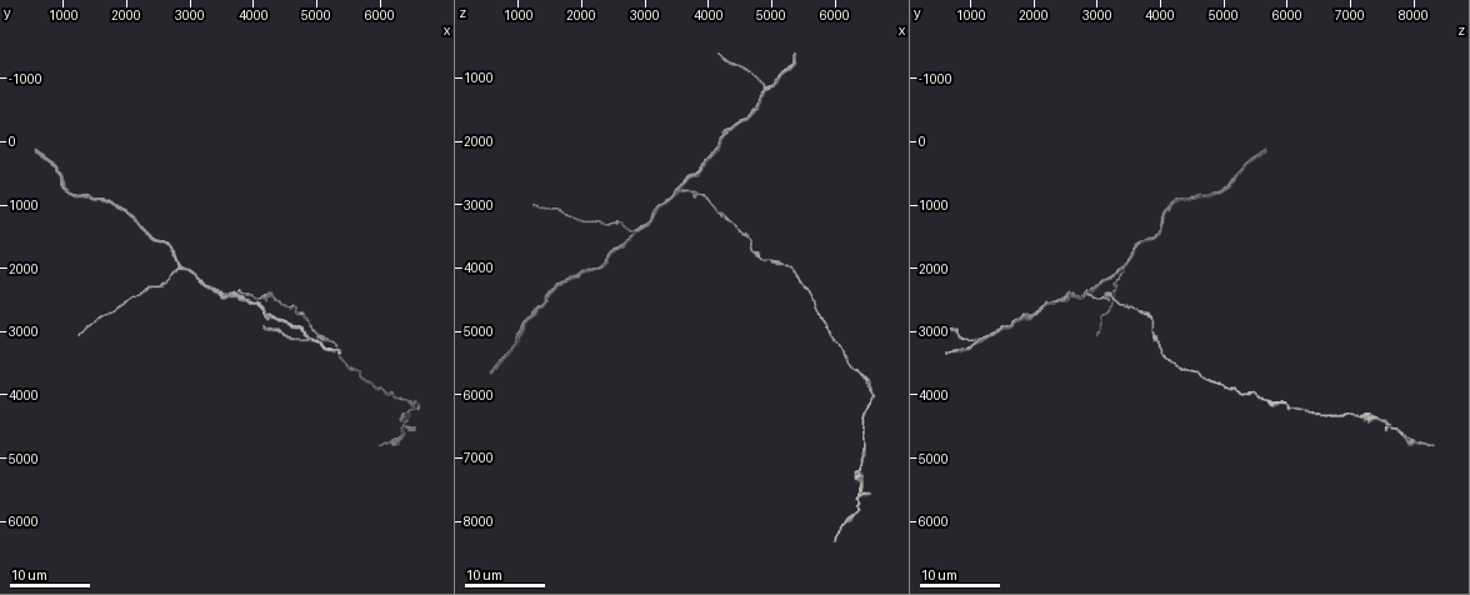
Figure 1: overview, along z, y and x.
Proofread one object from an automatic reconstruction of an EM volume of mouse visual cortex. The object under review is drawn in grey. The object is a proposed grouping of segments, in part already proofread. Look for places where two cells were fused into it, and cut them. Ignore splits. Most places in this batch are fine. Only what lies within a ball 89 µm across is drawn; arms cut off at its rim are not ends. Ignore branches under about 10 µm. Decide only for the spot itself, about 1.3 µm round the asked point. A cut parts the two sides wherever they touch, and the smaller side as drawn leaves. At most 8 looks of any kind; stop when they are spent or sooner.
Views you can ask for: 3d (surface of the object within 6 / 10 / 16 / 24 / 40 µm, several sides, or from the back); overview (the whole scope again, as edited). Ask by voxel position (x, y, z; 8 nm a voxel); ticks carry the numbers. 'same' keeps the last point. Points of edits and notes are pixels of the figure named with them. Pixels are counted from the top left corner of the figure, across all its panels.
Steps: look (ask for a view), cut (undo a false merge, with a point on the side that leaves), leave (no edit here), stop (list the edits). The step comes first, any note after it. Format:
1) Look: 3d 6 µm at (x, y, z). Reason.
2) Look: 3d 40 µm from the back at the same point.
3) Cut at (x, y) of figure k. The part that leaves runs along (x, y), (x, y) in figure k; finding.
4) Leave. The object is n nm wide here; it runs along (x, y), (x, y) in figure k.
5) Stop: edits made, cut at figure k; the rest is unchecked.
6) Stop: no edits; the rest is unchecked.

Look: 3d 24 µm at (5600, 3550, 4450). Thick turns thin.

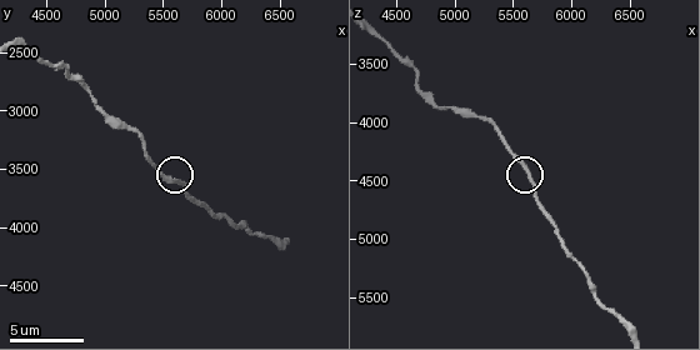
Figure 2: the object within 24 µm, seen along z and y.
Look: 3d 6 µm at (5620, 3620, 4420).

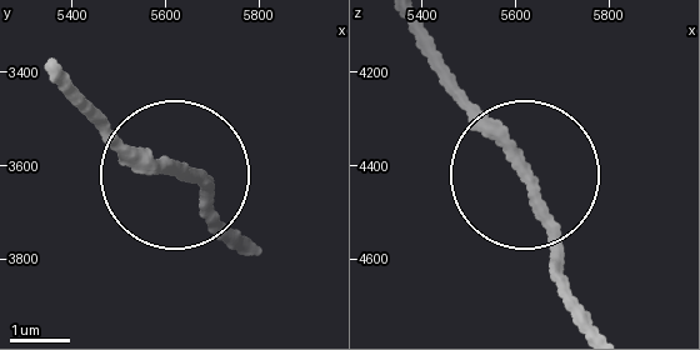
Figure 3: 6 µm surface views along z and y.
Leave. It runs along (54, 68), (143, 158), (188, 173), (238, 236) in figure 3; one cell here.

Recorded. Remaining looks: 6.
Look: 3d 10 µm at (5240, 3160, 3980). Sudden change in width.

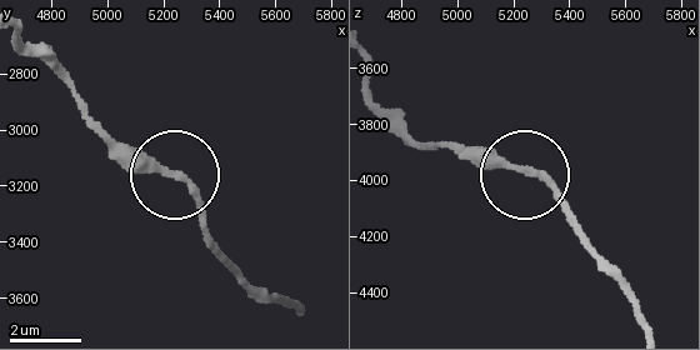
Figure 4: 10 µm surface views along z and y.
Look: 3d 6 µm at (5230, 3150, 3970).

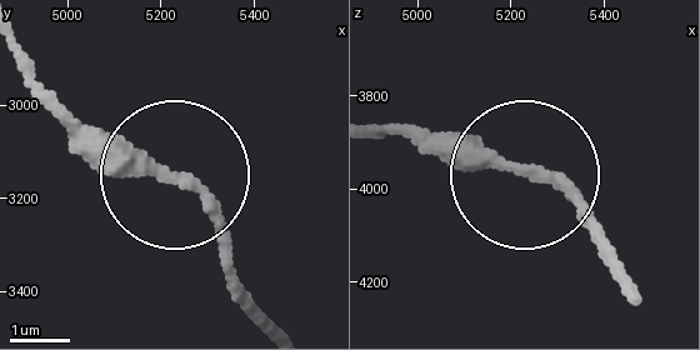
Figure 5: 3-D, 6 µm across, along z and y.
Leave. One cell here.

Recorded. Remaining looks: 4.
Look: 3d 24 µm at (6400, 4300, 7100). Thick turns thin.

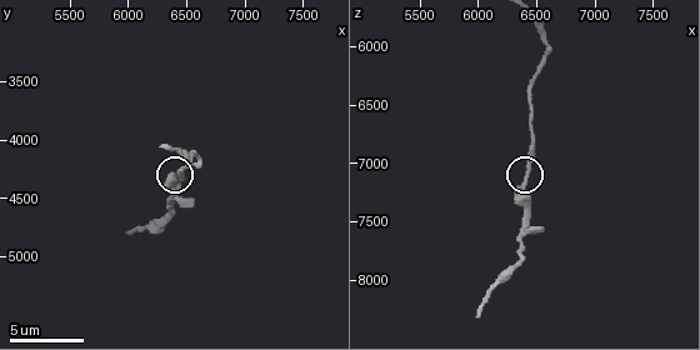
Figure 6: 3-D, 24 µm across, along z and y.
Look: 3d 10 µm at (6400, 4360, 7120).

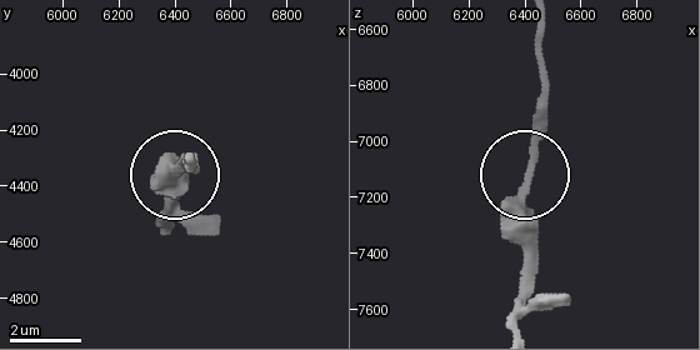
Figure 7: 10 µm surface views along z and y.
Leave. It runs along (541, 24), (544, 105), (526, 185), (526, 273) in figure 7; one cell here.

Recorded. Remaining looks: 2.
Look: 3d 10 µm at (6560, 4140, 5960). Three arms meet.

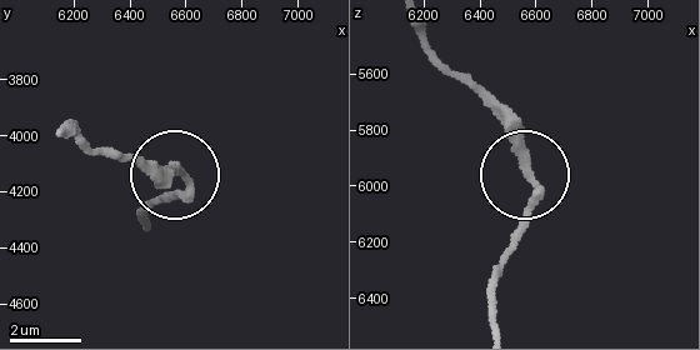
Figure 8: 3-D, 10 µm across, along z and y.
Leave. It runs along (413, 26), (473, 89), (533, 179), (518, 248) in figure 8; all the same cell.

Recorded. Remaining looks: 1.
Stop: no edits; the rest is unchecked.

